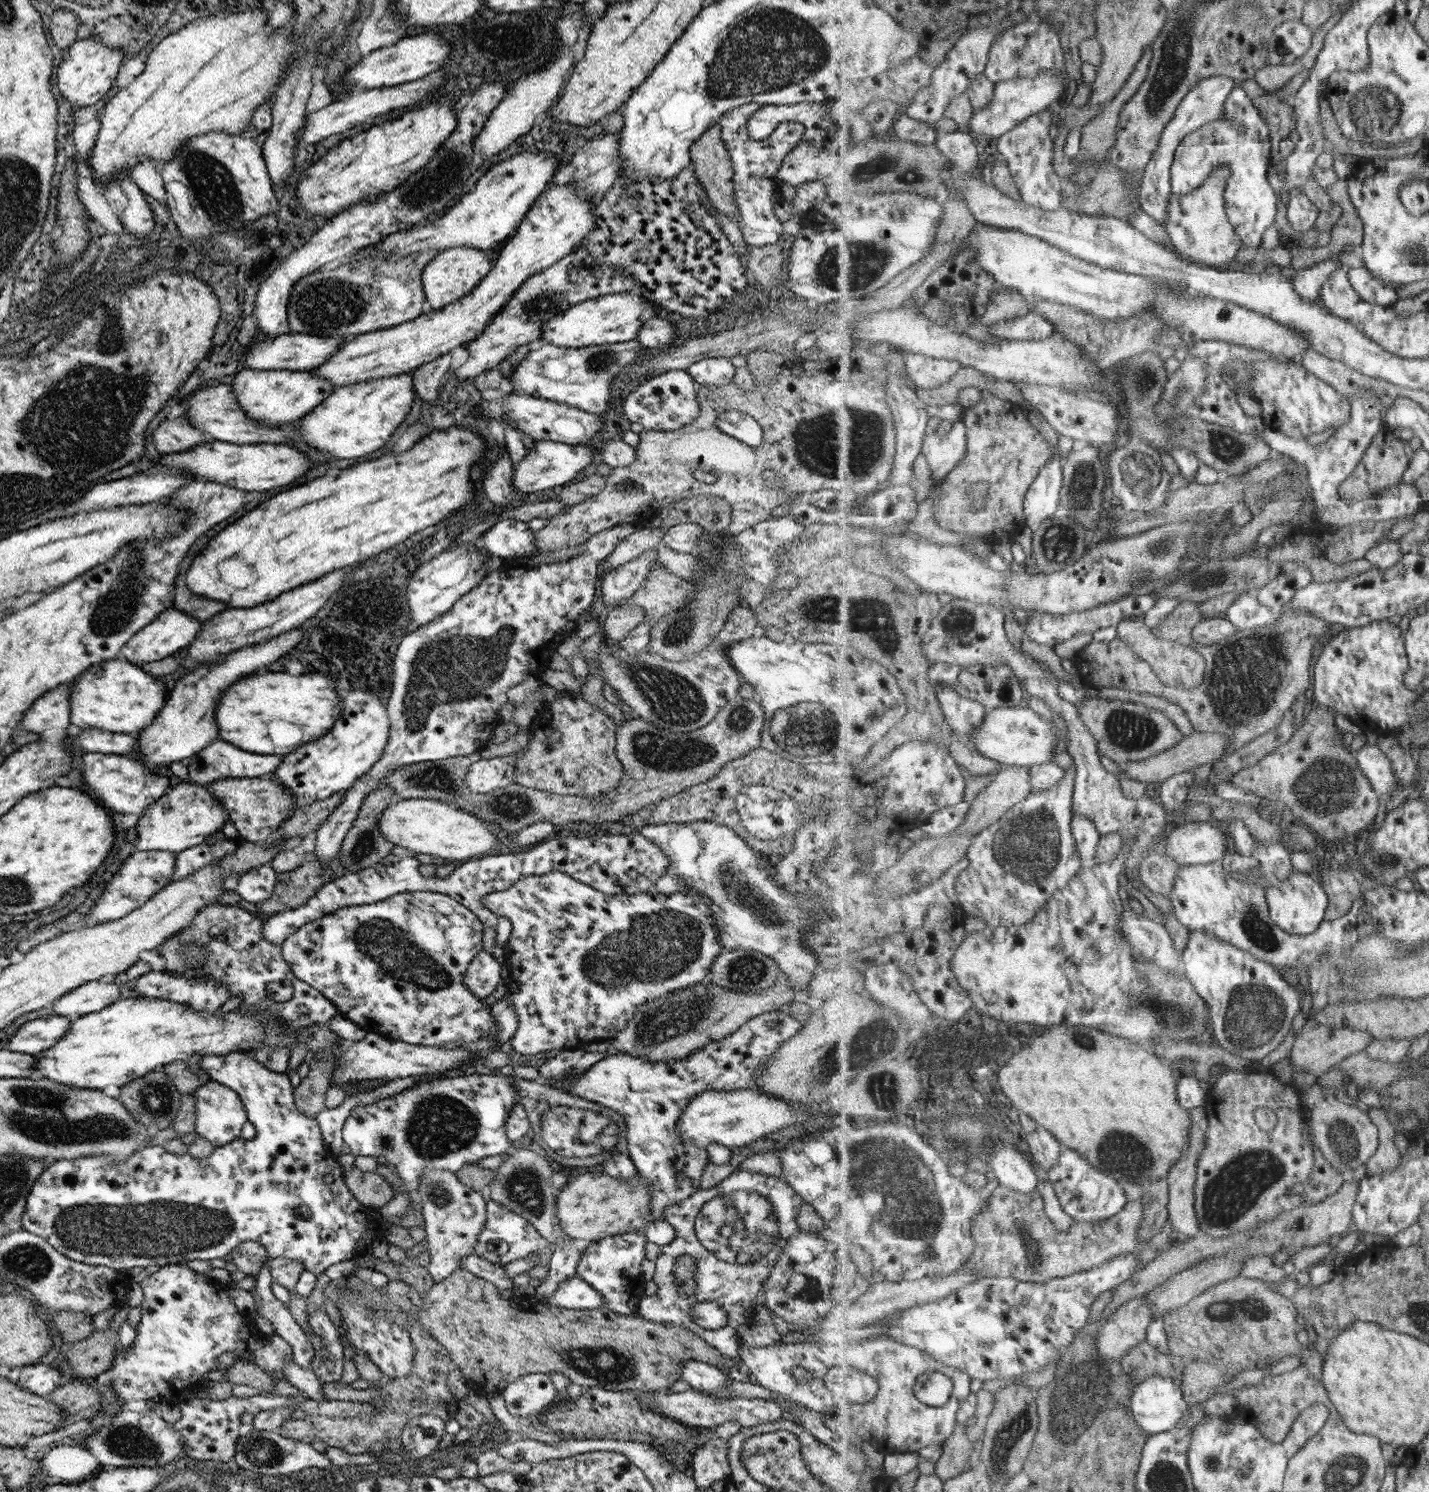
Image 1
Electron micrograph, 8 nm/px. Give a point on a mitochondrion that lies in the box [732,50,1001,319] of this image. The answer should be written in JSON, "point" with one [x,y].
{"point":[858,266]}

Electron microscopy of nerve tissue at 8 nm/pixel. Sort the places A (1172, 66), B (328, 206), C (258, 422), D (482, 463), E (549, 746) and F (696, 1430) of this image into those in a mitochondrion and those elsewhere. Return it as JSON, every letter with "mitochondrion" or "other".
{"A":"mitochondrion","B":"other","C":"other","D":"other","E":"other","F":"other"}

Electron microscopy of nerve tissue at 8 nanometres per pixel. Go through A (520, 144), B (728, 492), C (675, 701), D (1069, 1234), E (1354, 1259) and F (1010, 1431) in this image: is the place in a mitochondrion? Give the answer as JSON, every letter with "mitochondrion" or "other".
{"A":"other","B":"other","C":"mitochondrion","D":"other","E":"other","F":"mitochondrion"}

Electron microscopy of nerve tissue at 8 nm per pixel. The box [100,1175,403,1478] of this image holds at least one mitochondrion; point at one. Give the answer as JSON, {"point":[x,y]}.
{"point":[130,1441]}

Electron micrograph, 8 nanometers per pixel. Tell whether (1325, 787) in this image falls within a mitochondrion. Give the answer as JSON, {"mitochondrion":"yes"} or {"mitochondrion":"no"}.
{"mitochondrion":"yes"}

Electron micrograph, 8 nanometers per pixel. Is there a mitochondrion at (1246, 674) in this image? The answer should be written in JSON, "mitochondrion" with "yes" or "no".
{"mitochondrion":"yes"}

